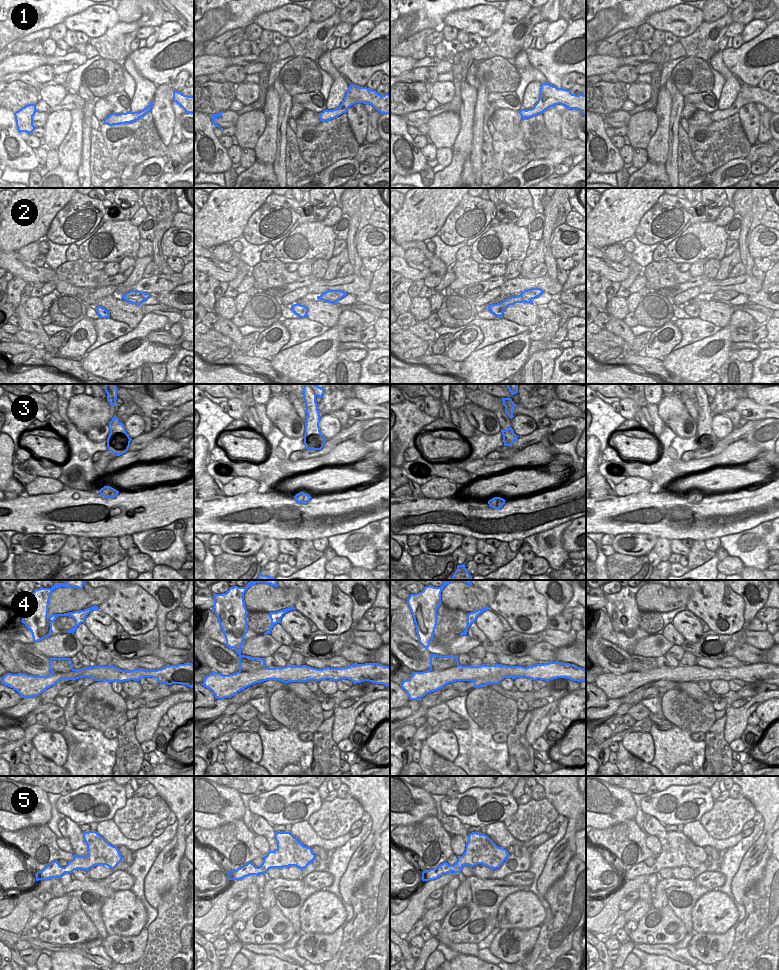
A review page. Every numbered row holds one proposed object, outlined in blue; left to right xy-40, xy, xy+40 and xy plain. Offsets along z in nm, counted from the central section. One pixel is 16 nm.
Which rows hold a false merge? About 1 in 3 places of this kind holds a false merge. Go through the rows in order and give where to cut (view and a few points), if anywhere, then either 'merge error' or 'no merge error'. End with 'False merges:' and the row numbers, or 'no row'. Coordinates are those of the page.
1: cut in xy+40 along (547, 82), (542, 91), (542, 100), (540, 102); merge error
2: cut in xy+40 along (520, 294), (524, 301); merge error
3: no cut; no merge error
4: cut in xy+40 along (459, 665), (444, 670), (429, 670); merge error
5: no cut; no merge error
False merges: 1, 2, 4

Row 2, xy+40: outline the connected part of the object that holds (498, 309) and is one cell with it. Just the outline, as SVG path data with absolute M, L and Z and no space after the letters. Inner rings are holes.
M513 295L511 297L508 297L507 299L503 300L500 303L497 304L490 304L488 306L488 309L491 311L492 314L494 314L497 317L502 317L505 309L508 306L514 305L516 303L523 303L523 297L521 295Z

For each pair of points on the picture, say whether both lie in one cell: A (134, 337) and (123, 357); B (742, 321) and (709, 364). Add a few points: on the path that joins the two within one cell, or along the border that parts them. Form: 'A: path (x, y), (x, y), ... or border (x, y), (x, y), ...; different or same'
A: path (128, 340), (120, 345), (118, 351); same
B: path (730, 328), (725, 333), (725, 345), (719, 352); same

